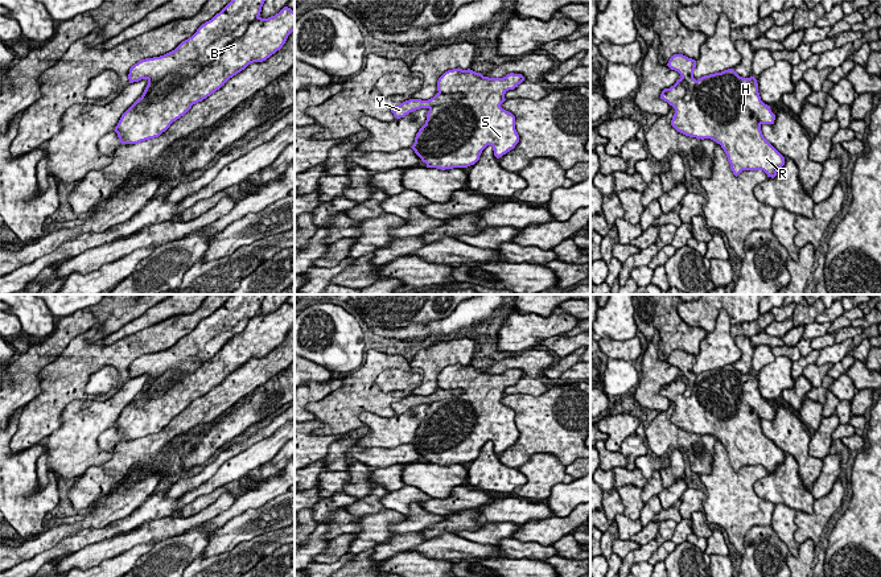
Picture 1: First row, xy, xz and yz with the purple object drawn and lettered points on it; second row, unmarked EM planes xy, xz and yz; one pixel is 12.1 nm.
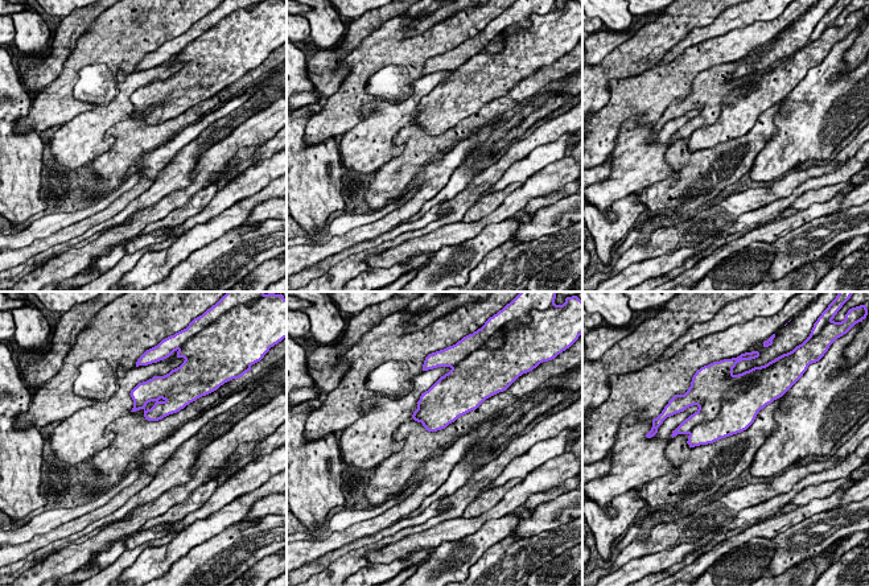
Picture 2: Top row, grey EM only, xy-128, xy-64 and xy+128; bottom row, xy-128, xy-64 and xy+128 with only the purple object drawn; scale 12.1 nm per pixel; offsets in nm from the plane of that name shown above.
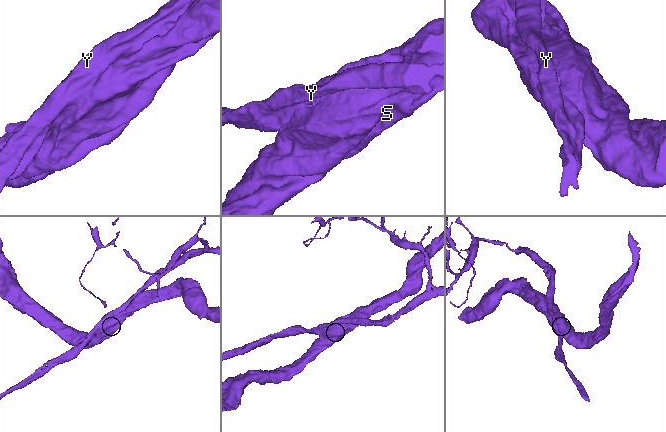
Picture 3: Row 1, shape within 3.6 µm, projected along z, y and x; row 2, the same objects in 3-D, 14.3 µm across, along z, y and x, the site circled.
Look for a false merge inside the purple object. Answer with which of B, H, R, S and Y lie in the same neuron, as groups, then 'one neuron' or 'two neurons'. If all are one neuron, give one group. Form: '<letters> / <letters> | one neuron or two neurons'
B H R S / Y | two neurons

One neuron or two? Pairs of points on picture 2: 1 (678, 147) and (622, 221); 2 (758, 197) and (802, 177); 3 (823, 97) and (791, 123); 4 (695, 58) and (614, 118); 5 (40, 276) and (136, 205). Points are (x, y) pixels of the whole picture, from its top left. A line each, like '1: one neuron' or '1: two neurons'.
1: two neurons
2: one neuron
3: one neuron
4: one neuron
5: two neurons

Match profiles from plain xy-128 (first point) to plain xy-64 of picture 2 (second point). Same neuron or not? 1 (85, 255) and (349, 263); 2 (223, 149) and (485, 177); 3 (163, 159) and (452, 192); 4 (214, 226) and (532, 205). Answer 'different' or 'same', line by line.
1: same
2: same
3: different
4: different

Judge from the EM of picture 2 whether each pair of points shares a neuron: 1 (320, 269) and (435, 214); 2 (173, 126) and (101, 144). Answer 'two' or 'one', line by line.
1: one
2: two

